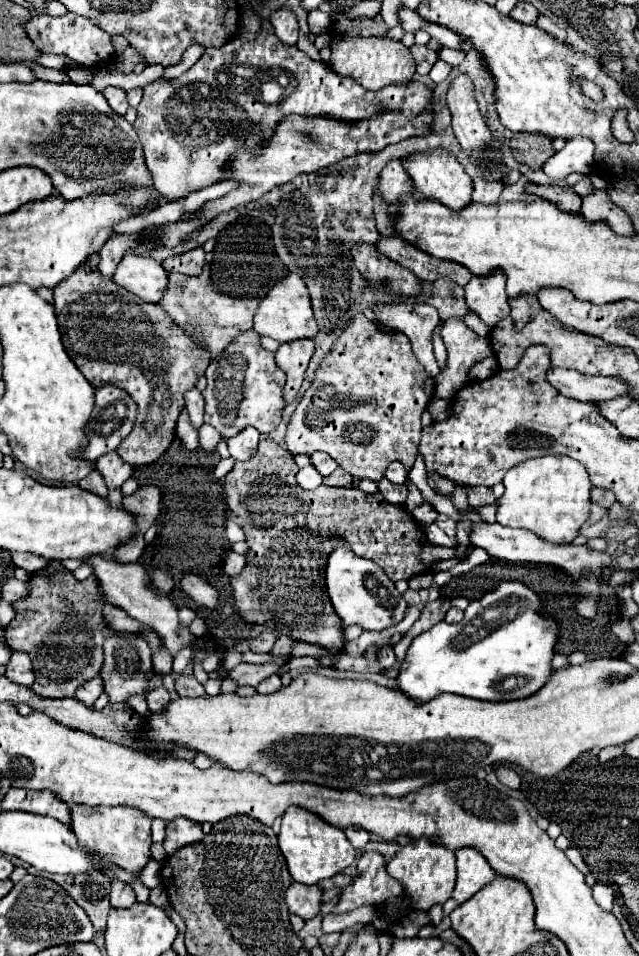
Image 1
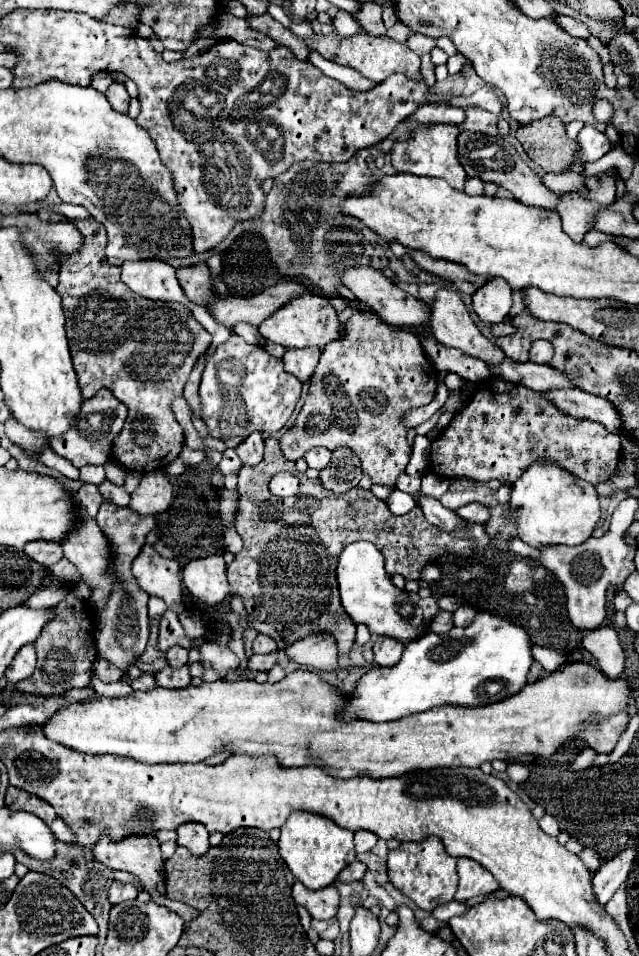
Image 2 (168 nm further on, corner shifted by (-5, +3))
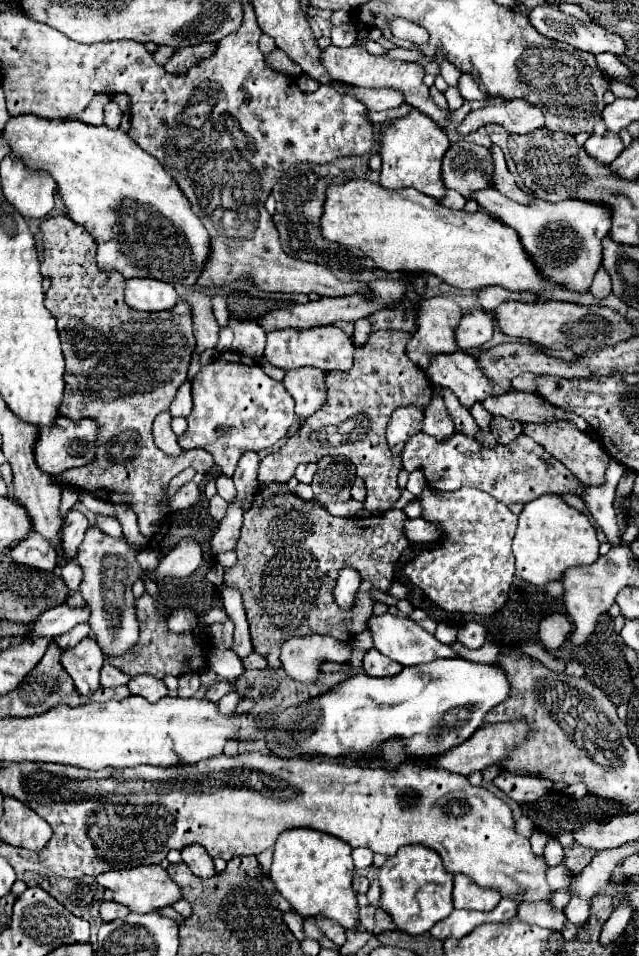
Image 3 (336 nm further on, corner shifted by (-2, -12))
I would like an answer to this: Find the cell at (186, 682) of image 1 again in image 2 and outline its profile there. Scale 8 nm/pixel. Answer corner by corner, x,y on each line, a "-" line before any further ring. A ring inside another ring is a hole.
188,665
180,667
180,669
170,669
164,667
162,671
156,673
156,681
160,687
170,687
170,689
178,689
178,687
186,687
192,685
192,675
188,671

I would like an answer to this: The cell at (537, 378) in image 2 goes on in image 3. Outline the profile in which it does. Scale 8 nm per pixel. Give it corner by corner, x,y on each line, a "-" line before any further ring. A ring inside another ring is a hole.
467,352
433,356
429,364
429,378
433,384
451,388
467,410
471,410
475,402
493,396
493,382
479,370
475,356

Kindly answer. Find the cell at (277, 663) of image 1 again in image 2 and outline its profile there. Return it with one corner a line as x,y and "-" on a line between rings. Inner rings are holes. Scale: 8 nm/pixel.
328,633
308,635
292,643
286,651
286,657
298,665
312,667
316,671
334,671
338,667
336,639

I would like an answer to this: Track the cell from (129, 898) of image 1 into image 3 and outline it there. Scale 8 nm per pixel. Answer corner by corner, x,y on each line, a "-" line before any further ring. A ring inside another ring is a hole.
103,902
99,912
101,912
103,922
111,922
111,920
115,920
115,918
125,918
125,916
129,914
129,908
125,908
125,906
119,904
119,902

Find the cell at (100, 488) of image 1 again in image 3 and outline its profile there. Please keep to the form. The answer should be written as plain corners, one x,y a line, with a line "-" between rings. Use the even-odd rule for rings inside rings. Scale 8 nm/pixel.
71,510
65,516
65,524
61,528
61,548
65,548
65,556
69,556
69,558
77,556
77,548
85,536
87,528
89,528
89,522
81,512

